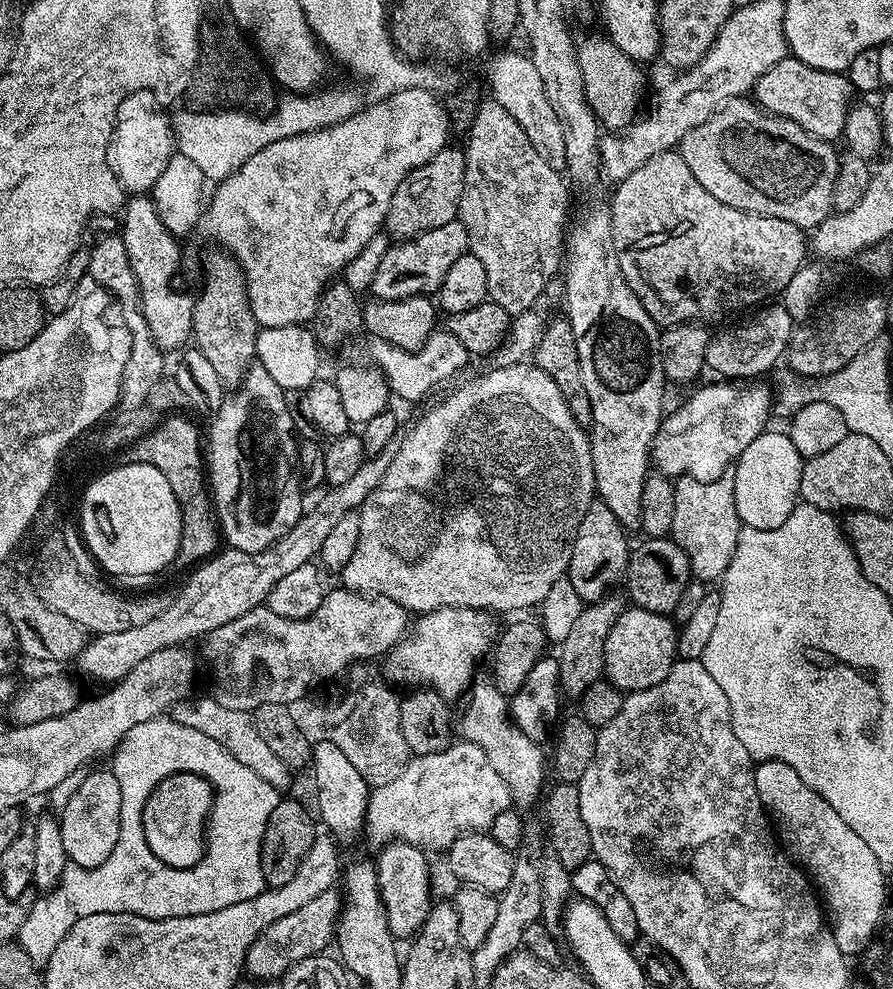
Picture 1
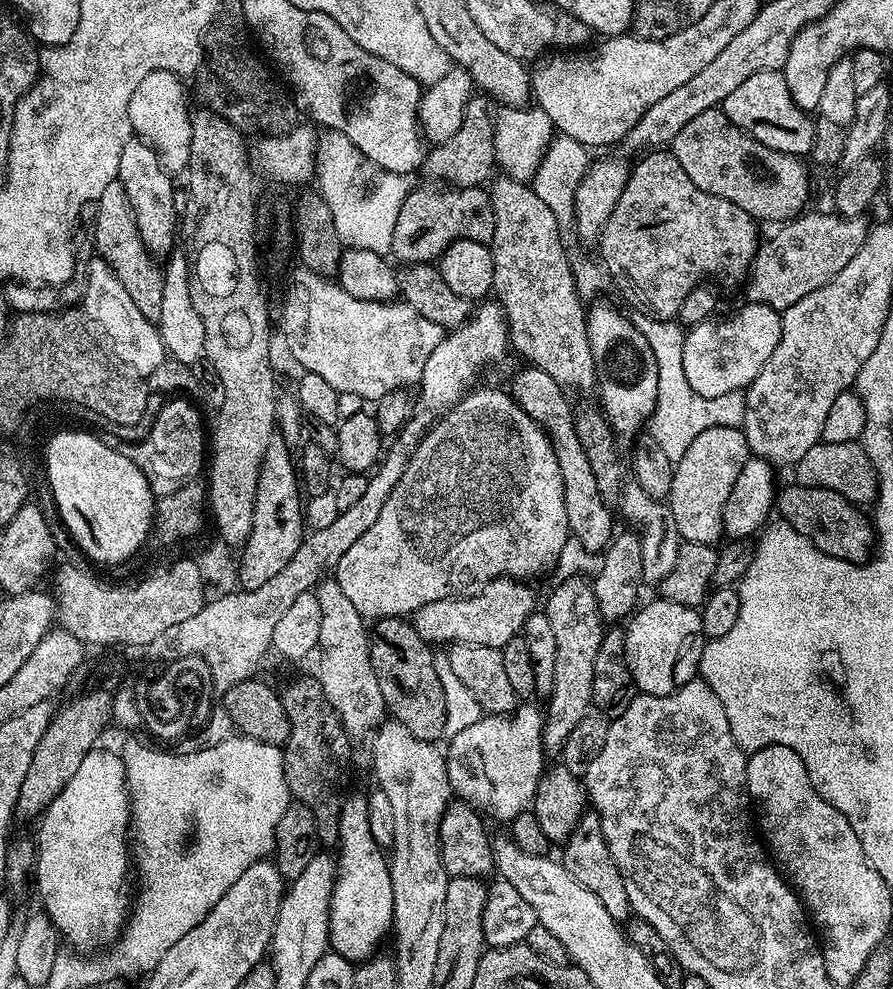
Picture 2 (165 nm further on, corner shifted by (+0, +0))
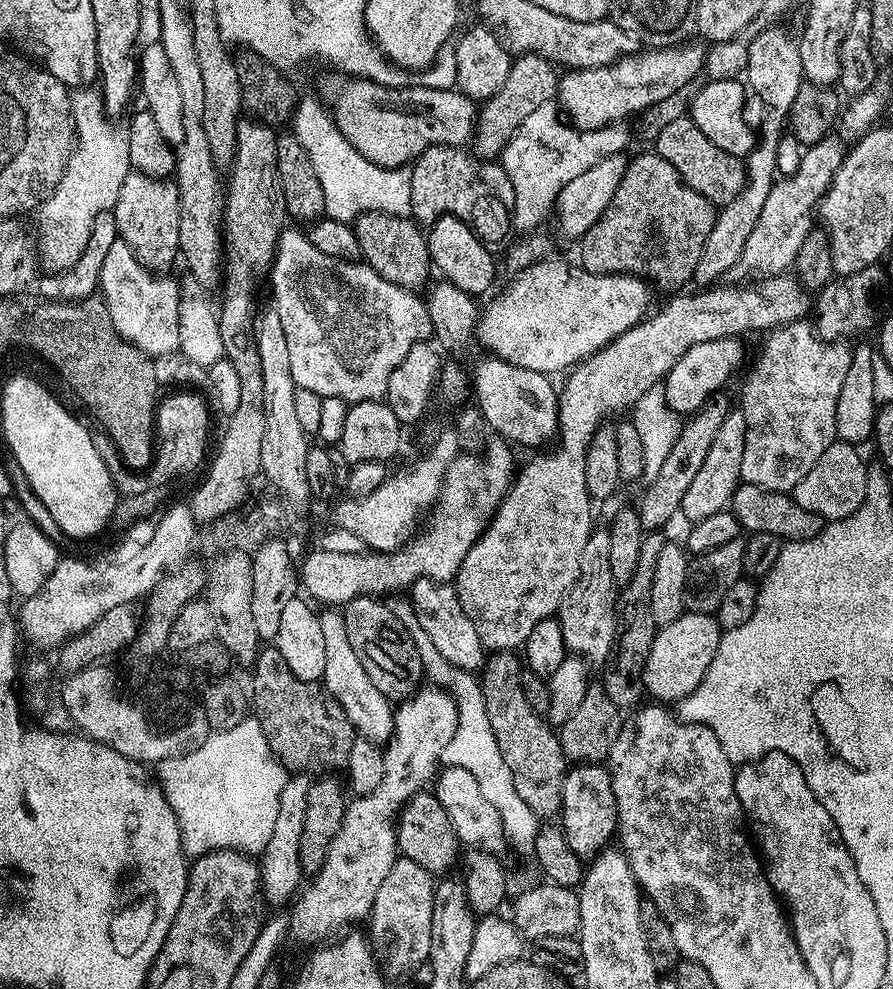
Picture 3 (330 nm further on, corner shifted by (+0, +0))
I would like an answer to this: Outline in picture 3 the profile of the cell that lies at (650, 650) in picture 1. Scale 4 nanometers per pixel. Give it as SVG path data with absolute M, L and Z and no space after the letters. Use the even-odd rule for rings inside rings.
M695 610L685 611L674 622L657 627L654 646L650 646L650 654L646 654L645 693L653 696L656 702L684 700L698 686L698 682L702 682L706 670L710 670L721 635L722 629L715 615Z

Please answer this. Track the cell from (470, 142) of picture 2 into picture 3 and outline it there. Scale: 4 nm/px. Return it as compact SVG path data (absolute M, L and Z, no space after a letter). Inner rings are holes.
M526 52L513 59L510 74L506 74L506 82L502 84L498 94L494 94L479 105L476 131L470 141L475 155L481 158L499 157L522 122L538 109L538 106L557 99L556 72L558 72L557 65L536 52Z

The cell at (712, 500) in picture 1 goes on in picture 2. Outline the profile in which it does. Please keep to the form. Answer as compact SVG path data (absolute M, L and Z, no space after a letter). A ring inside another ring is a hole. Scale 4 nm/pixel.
M710 426L710 430L702 430L702 434L690 442L686 454L675 461L666 497L681 541L713 546L721 543L724 536L722 506L726 498L730 498L730 490L734 490L734 482L738 474L742 474L742 466L746 466L748 459L750 453L743 427Z

